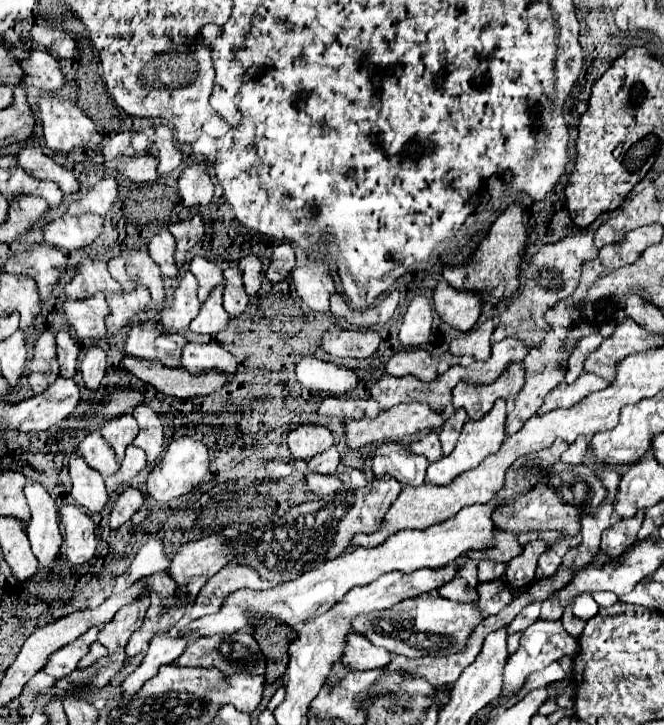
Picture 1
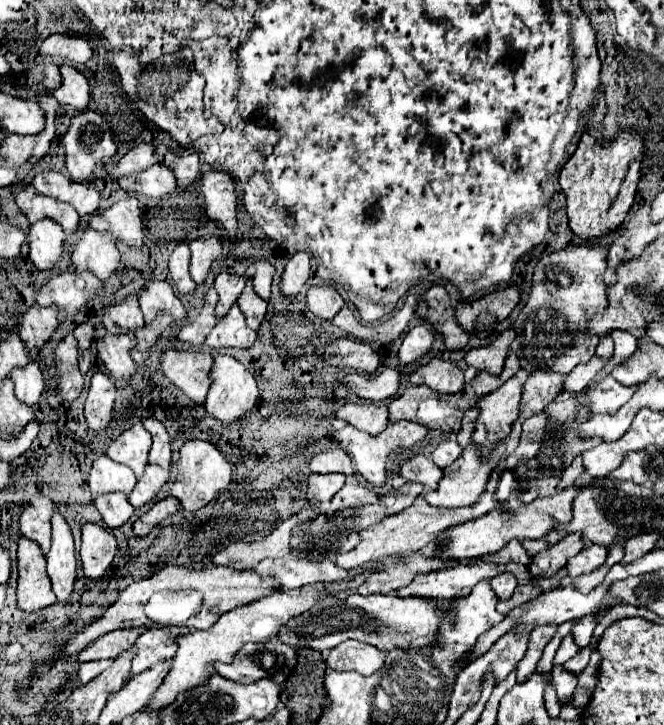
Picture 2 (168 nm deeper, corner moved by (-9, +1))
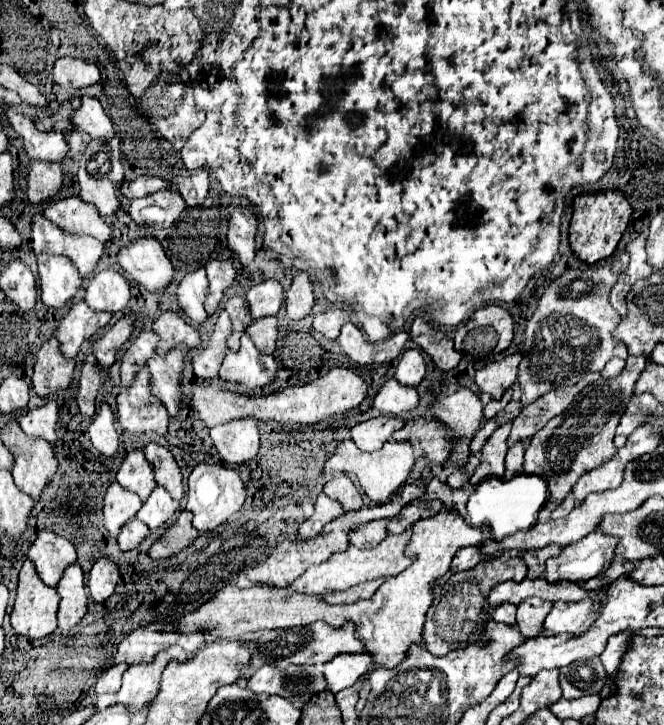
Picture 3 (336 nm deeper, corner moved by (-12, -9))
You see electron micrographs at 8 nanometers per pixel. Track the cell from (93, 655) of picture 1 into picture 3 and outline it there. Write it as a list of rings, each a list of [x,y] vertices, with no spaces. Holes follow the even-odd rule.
[[[116,664],[116,666],[106,668],[106,670],[98,676],[98,680],[96,680],[96,684],[94,684],[96,694],[114,694],[114,692],[118,692],[118,688],[120,688],[120,678],[122,678],[122,674],[124,674],[126,668],[128,668],[126,664]]]

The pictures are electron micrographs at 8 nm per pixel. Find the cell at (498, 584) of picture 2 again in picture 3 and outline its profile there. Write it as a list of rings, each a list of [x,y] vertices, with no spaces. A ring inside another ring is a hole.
[[[502,602],[502,604],[498,604],[498,606],[492,608],[492,616],[496,616],[498,622],[514,626],[516,624],[516,604]]]

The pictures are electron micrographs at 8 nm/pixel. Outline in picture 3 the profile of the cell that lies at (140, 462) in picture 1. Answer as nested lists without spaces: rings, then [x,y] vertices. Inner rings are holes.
[[[156,486],[152,490],[152,494],[148,496],[148,500],[142,504],[142,508],[138,510],[138,518],[150,528],[150,530],[156,530],[160,526],[164,526],[178,510],[178,502],[172,500],[172,496],[162,488],[162,486]]]

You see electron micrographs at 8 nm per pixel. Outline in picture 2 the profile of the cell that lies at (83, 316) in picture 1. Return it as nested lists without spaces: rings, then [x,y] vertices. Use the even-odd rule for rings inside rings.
[[[135,334],[105,336],[97,342],[99,358],[103,360],[107,372],[119,382],[133,382],[137,374],[137,364],[129,354],[131,348],[135,348]]]

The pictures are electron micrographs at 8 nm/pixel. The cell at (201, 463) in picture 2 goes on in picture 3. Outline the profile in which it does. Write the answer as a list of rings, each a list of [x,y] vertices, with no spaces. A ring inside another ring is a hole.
[[[200,462],[192,468],[190,478],[188,478],[188,502],[186,508],[194,514],[192,526],[200,532],[208,532],[214,530],[218,524],[228,522],[228,518],[238,512],[242,508],[246,500],[246,490],[244,490],[244,482],[240,480],[240,476],[220,464],[210,464],[210,462]]]

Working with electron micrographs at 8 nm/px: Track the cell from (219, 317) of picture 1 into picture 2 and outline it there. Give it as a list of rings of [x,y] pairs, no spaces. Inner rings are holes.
[[[233,306],[229,314],[217,322],[207,336],[209,348],[251,348],[257,340],[257,332],[245,324],[245,316],[239,306]]]

